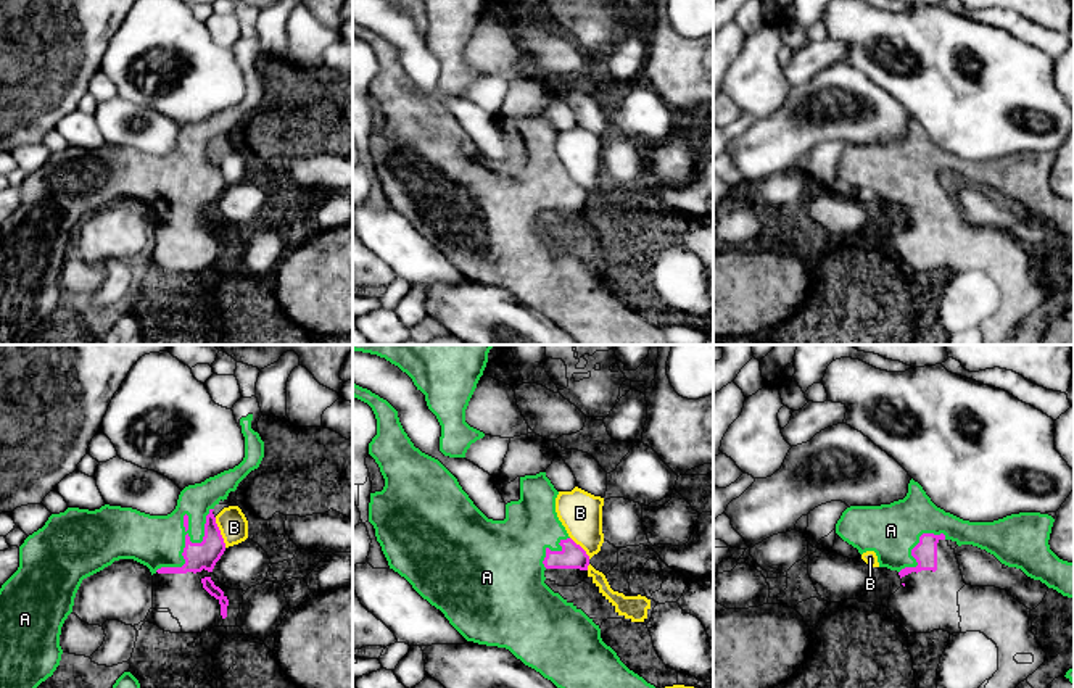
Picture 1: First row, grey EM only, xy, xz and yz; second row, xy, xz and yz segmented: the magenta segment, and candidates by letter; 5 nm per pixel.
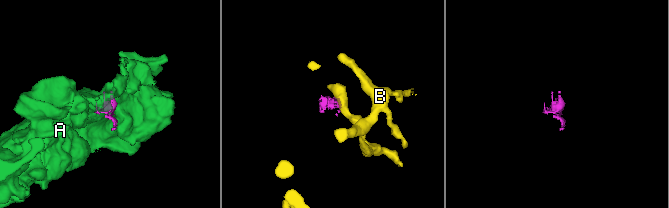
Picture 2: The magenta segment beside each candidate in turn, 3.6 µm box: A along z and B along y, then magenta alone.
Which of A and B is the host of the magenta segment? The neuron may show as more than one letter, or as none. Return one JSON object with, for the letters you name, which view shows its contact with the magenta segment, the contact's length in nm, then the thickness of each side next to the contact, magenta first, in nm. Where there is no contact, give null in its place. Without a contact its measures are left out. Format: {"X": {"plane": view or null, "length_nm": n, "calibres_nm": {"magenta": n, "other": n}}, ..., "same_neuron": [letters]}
{"A": {"plane": "xy", "length_nm": 440, "calibres_nm": {"magenta": 140, "other": 260}}, "same_neuron": ["A"]}

